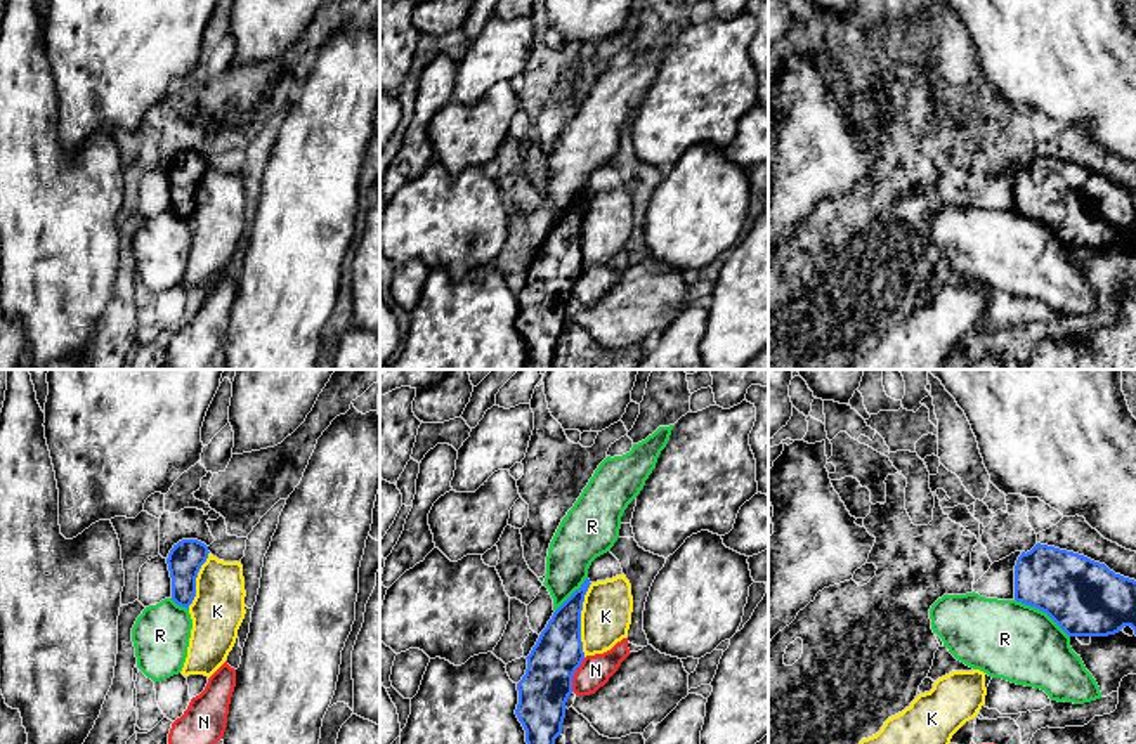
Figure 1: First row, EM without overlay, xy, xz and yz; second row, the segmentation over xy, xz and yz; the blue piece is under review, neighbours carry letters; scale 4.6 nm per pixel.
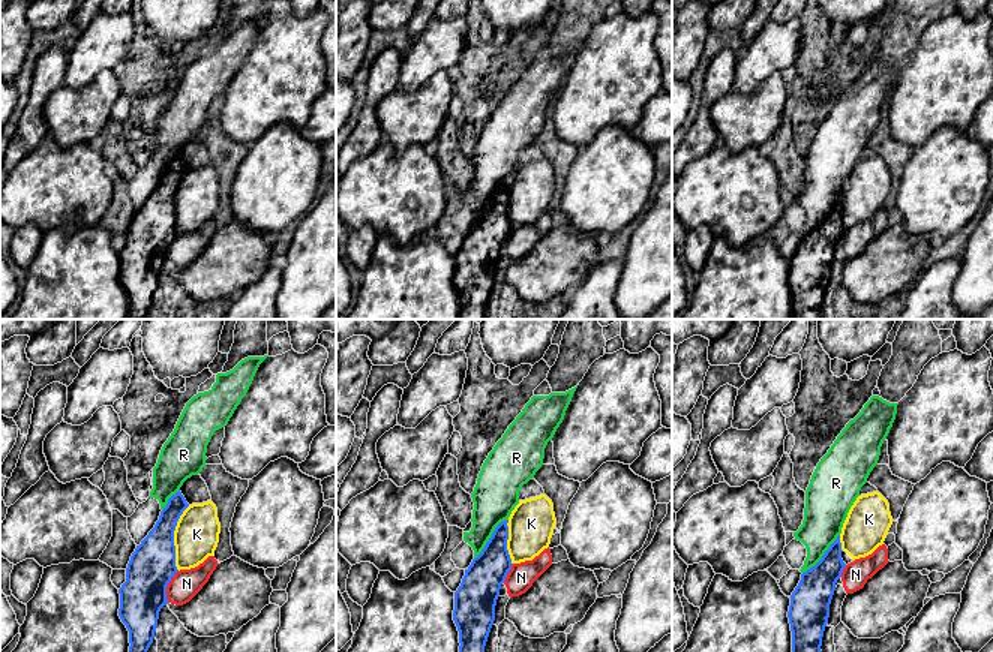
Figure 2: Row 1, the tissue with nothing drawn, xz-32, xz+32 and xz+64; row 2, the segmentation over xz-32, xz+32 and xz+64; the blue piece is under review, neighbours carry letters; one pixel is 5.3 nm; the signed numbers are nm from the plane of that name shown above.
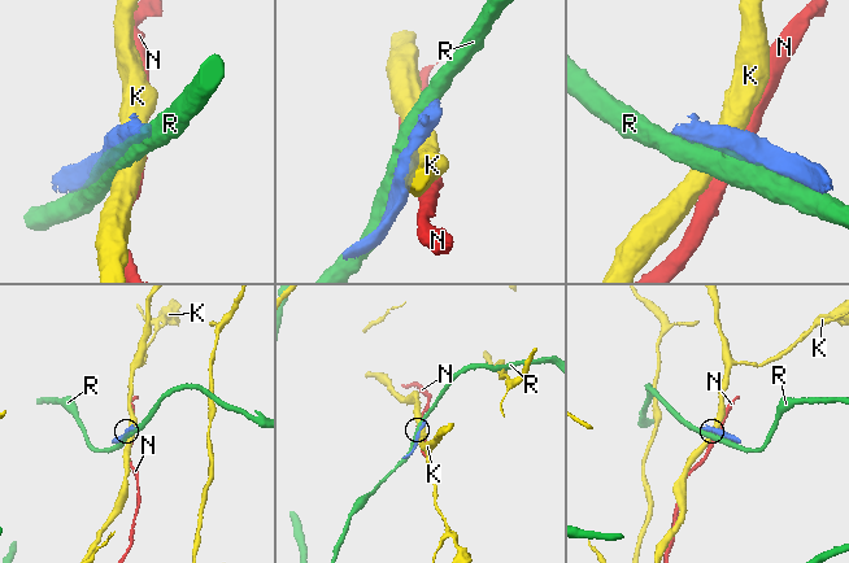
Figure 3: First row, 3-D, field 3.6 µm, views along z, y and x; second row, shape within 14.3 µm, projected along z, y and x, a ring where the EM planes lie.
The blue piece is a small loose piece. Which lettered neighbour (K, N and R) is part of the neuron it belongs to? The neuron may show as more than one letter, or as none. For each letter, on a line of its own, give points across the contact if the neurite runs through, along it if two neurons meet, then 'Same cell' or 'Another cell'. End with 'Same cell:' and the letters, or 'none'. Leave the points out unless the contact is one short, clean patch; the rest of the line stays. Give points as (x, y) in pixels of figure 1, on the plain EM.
K: Another cell
N: Boundary: xz (585, 269), (573, 288), (571, 302). Another cell
R: Same cell
Same cell: R

